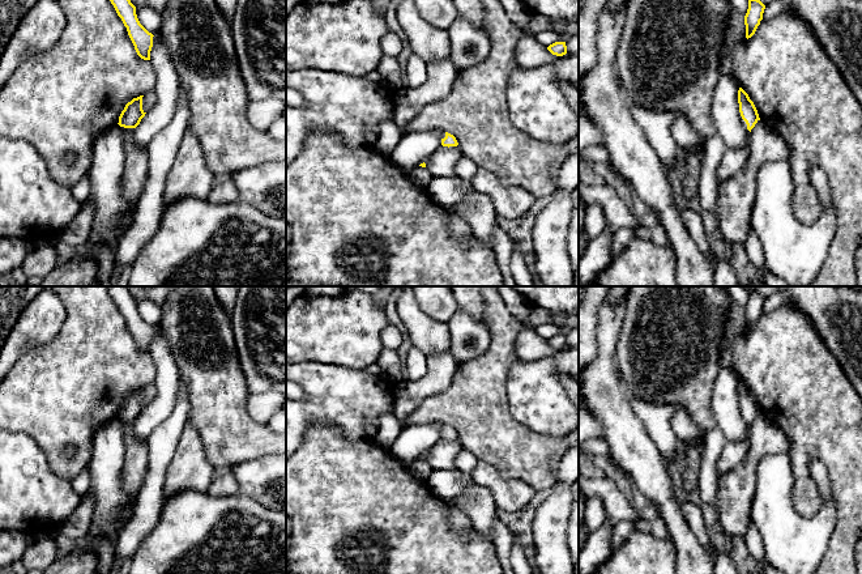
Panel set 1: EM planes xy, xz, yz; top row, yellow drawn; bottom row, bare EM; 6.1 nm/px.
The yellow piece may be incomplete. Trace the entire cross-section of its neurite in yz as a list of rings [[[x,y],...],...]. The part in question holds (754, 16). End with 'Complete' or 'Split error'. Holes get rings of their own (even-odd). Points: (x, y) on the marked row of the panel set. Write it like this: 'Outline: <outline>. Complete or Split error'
Outline: [[[748,0],[748,9],[744,16],[744,25],[746,25],[746,38],[751,38],[760,21],[763,20],[765,5],[760,0]]]. Complete

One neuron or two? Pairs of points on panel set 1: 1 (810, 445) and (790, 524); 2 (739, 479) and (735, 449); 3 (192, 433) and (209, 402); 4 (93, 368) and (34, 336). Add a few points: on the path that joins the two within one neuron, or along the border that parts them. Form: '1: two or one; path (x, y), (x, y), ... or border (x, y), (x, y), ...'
1: two; border (794, 477), (793, 507), (803, 515), (815, 515)
2: two; border (750, 437), (750, 450), (747, 454), (717, 477)
3: two; border (187, 420), (197, 430), (207, 456)
4: two; border (65, 318), (48, 341), (20, 358)

